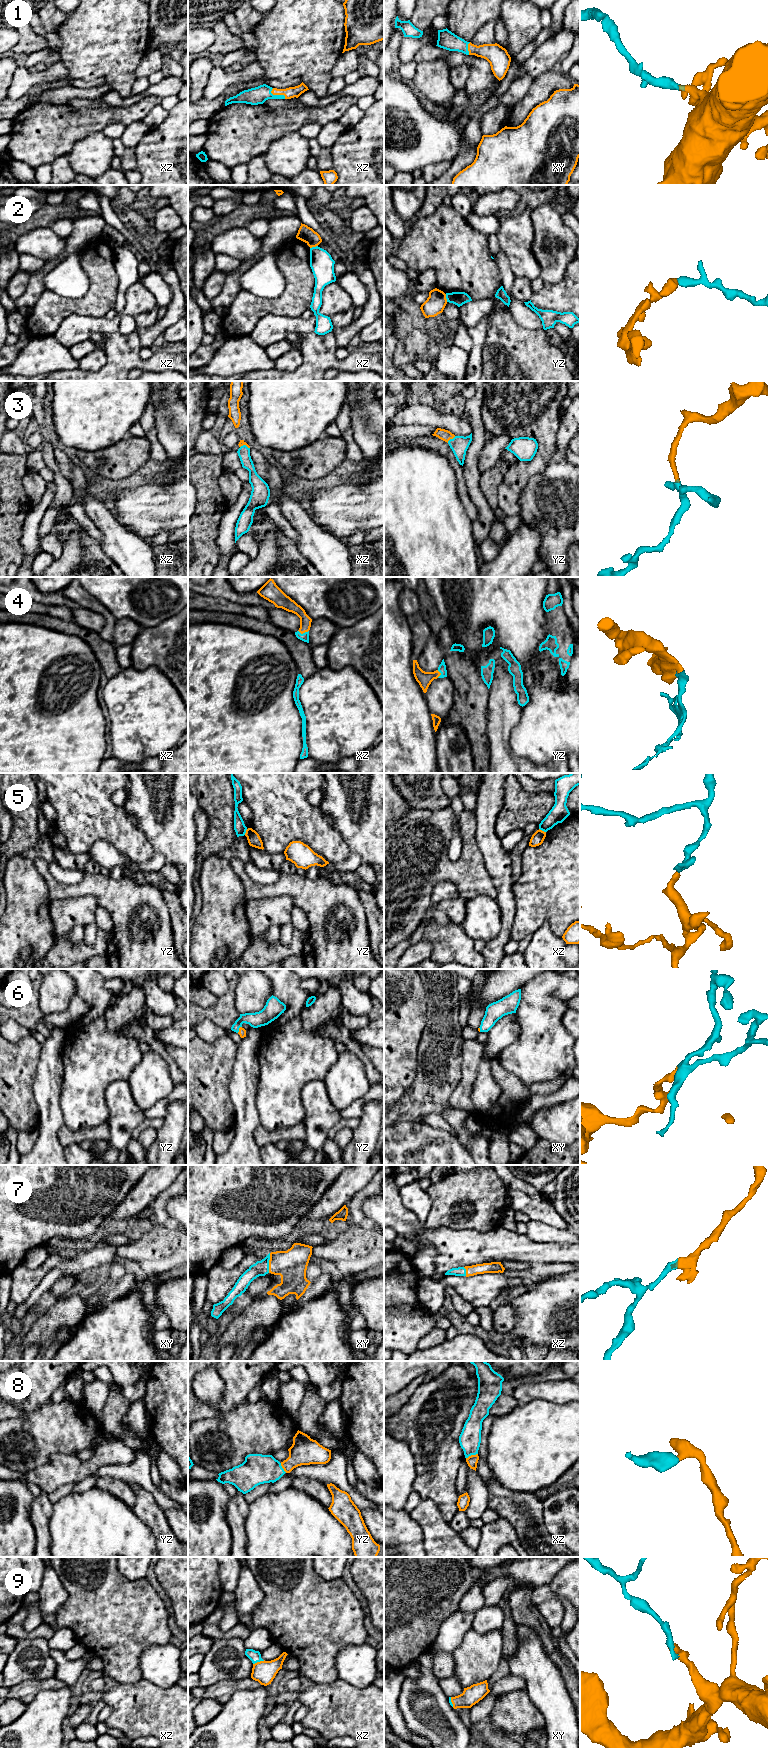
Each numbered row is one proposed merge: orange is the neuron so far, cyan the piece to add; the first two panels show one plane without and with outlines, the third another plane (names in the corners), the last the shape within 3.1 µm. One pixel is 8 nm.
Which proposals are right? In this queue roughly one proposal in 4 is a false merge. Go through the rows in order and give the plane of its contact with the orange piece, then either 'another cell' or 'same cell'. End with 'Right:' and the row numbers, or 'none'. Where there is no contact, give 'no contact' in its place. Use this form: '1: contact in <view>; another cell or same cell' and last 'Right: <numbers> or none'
1: contact in xz; same cell
2: contact in xz; another cell
3: contact in yz; same cell
4: contact in xz; same cell
5: contact in xz; another cell
6: contact in yz; same cell
7: contact in xy; same cell
8: contact in xz; same cell
9: contact in xz; same cell
Right: 1, 3, 4, 6, 7, 8, 9

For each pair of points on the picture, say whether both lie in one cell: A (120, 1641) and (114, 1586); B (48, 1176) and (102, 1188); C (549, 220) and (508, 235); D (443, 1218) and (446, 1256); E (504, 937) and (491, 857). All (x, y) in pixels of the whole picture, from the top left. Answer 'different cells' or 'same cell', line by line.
A: same cell
B: same cell
C: different cells
D: different cells
E: same cell

